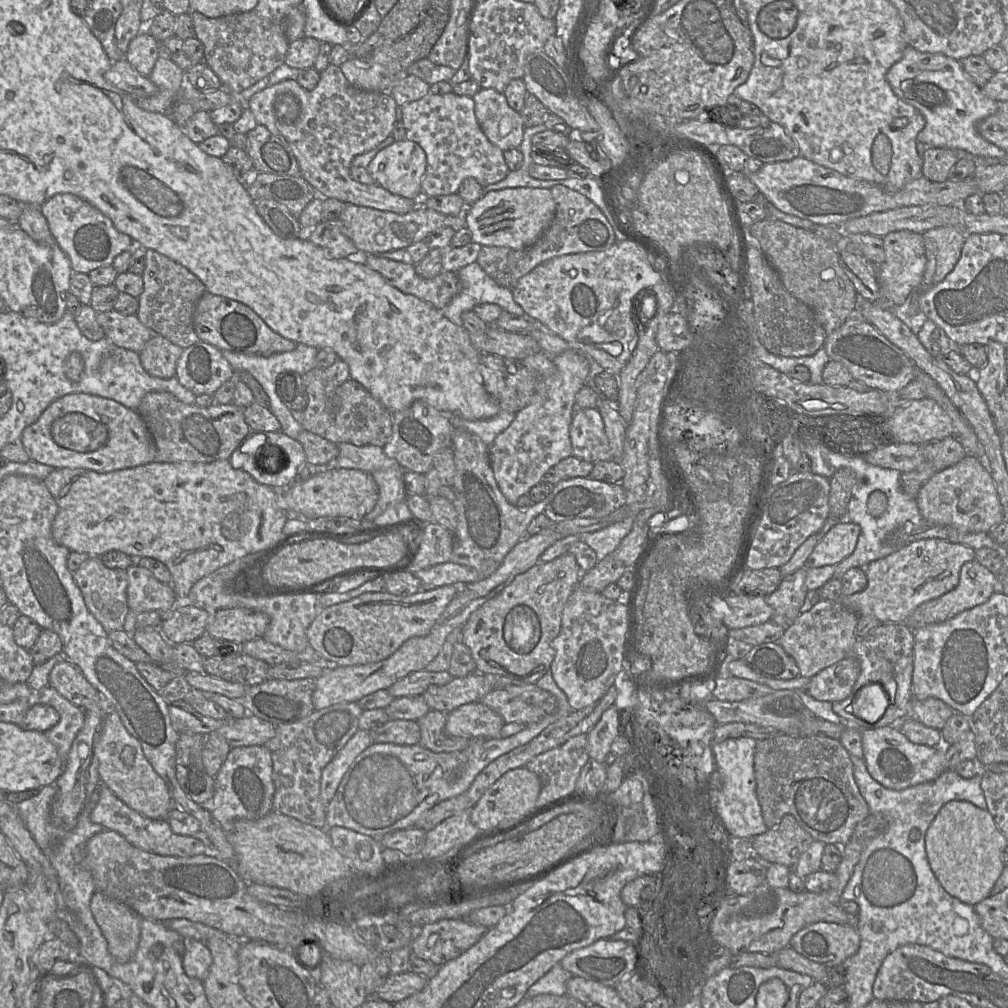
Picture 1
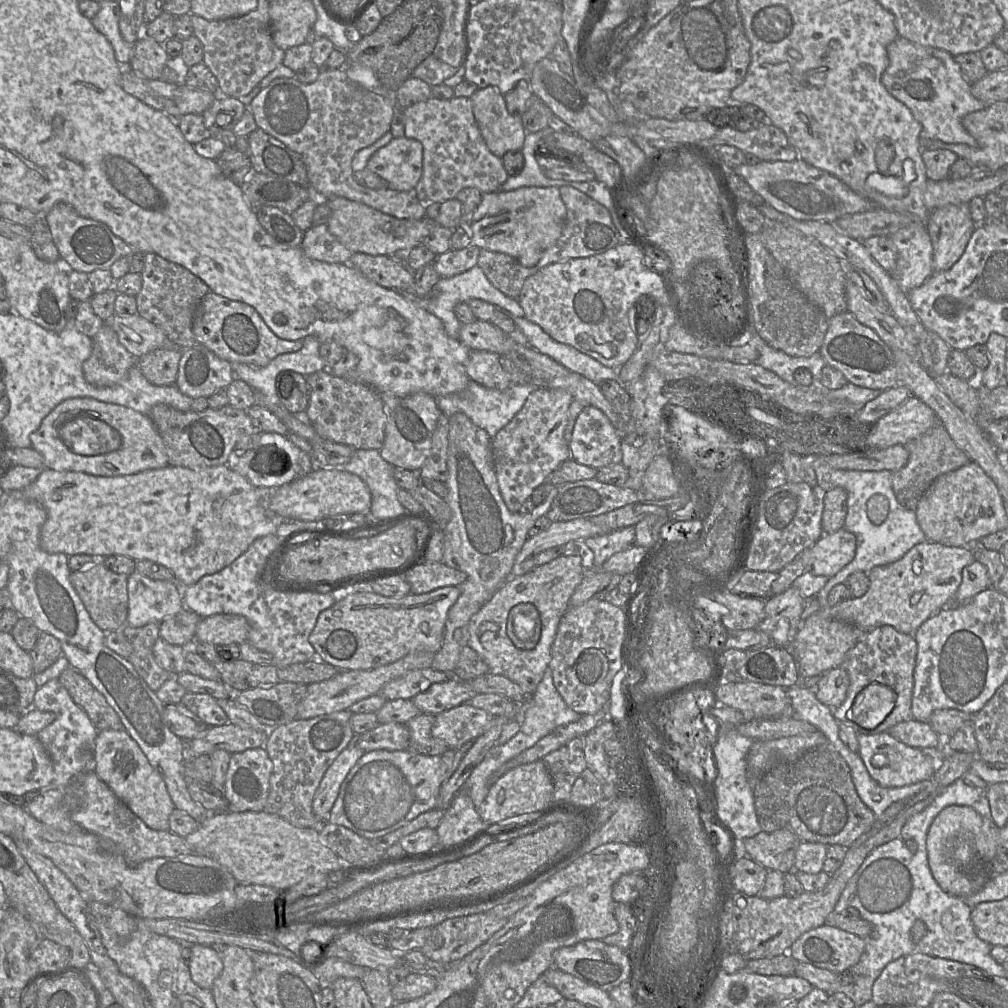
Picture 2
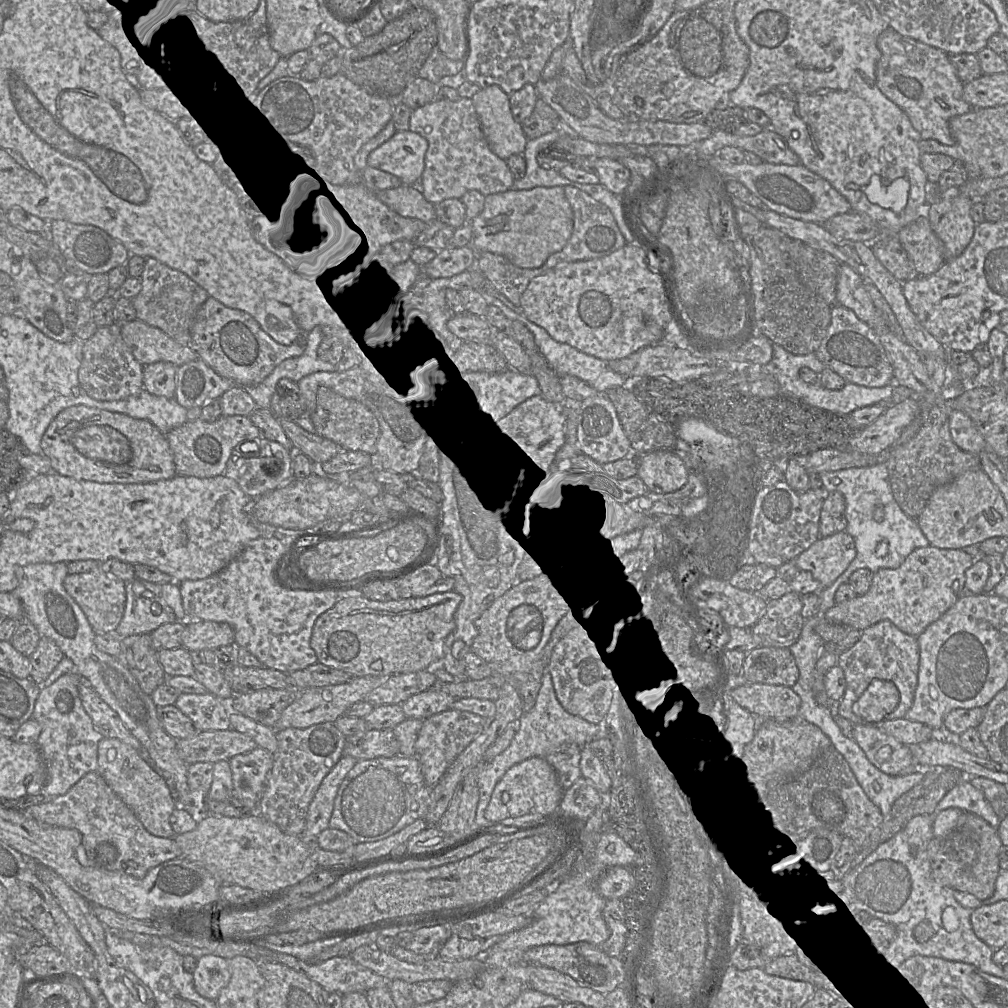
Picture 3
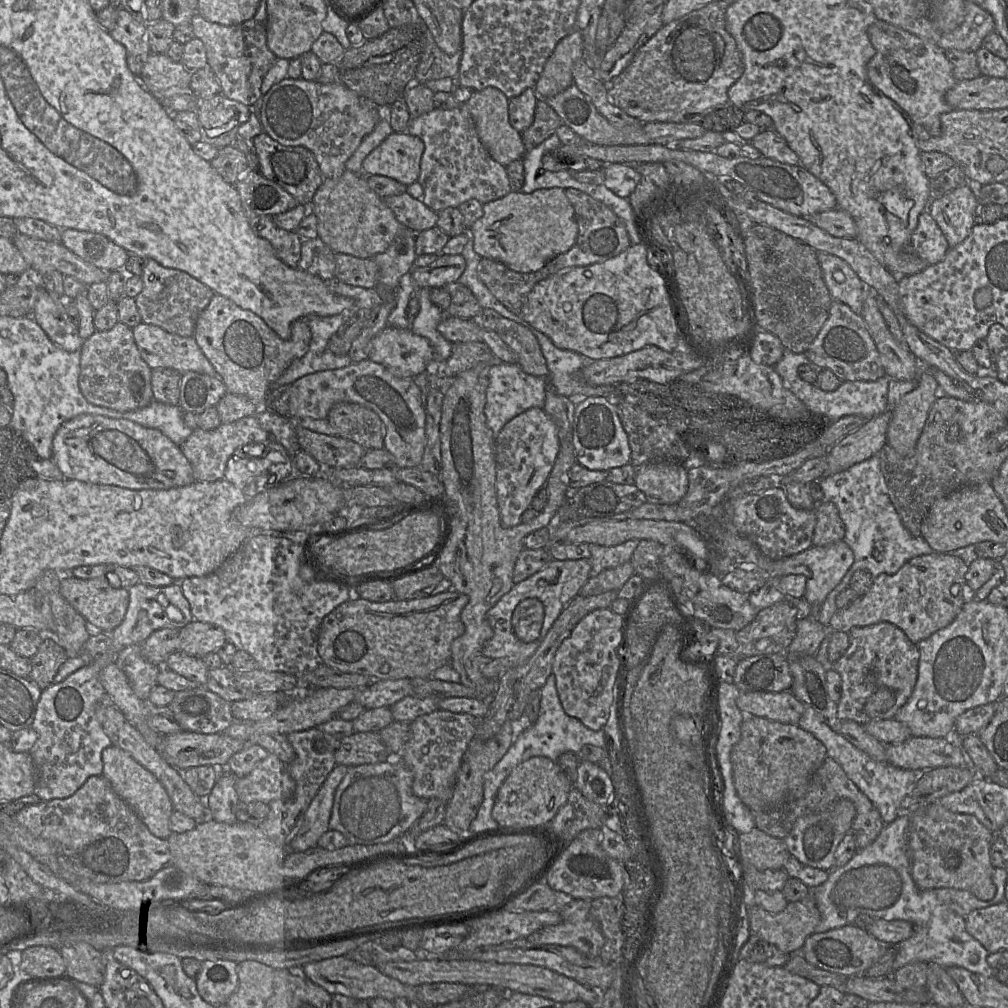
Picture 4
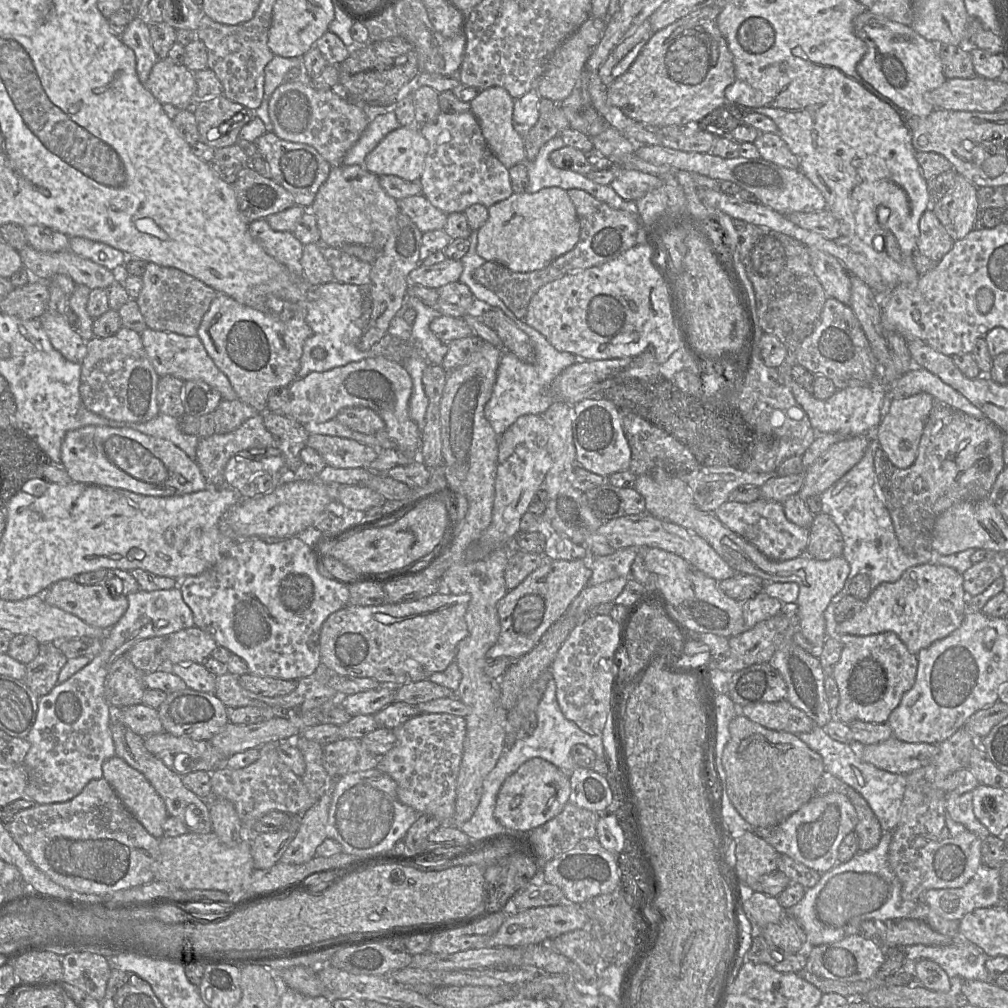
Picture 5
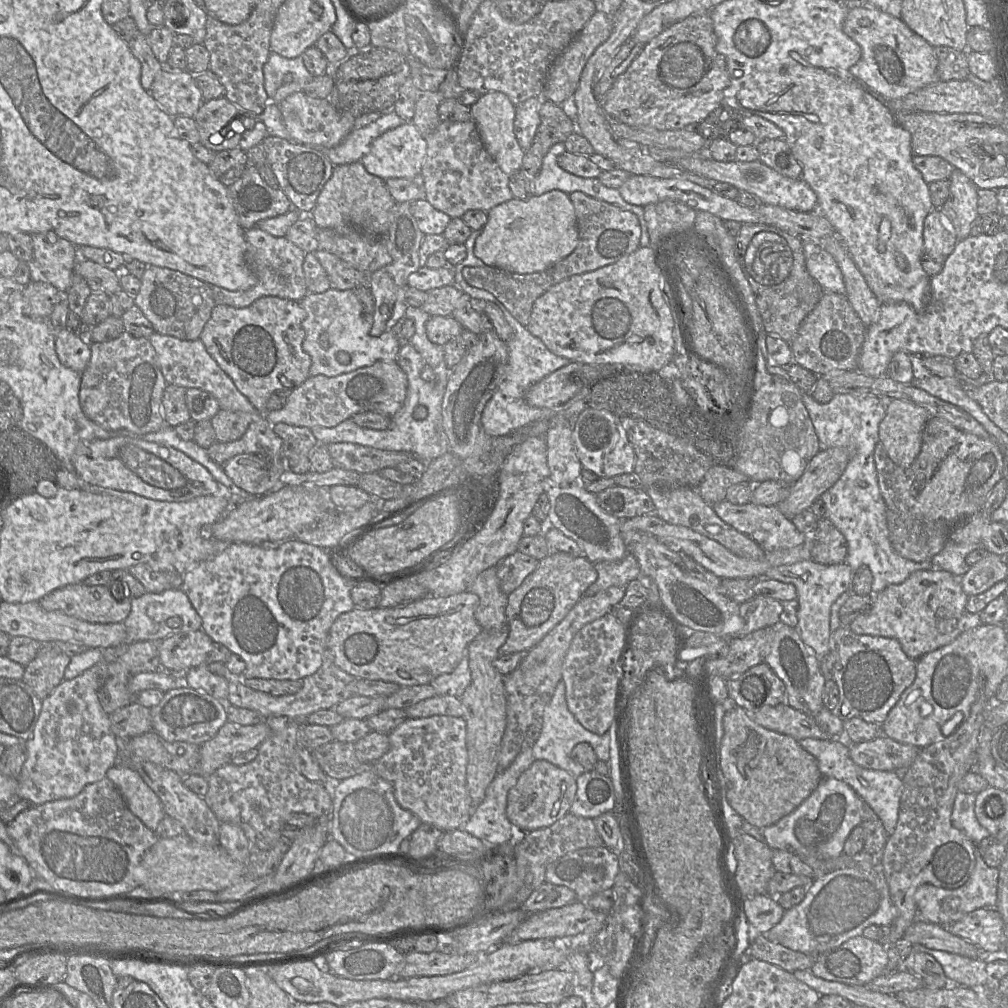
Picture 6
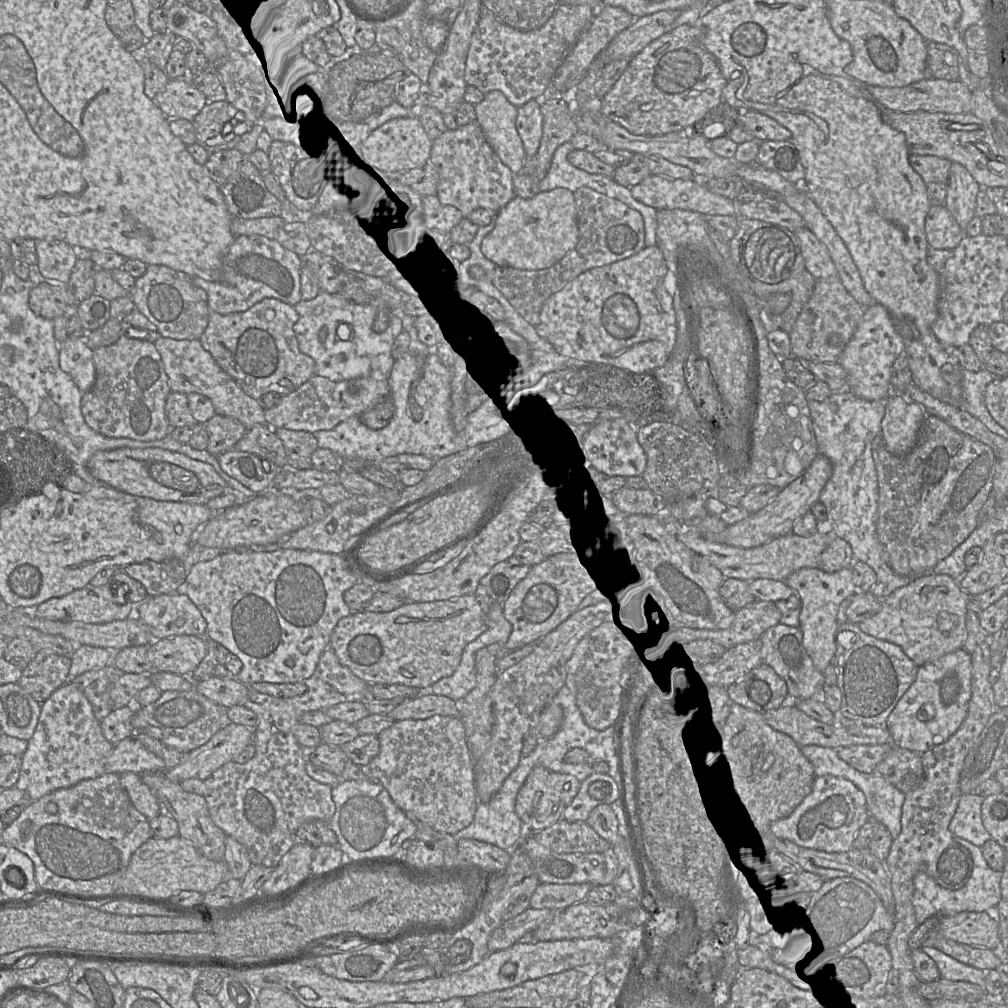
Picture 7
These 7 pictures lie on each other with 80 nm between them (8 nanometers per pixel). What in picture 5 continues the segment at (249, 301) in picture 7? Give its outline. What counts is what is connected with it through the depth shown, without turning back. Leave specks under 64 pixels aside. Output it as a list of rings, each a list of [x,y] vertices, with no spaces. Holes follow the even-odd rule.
[[[262,218],[251,222],[249,231],[270,256],[285,265],[293,274],[303,276],[301,257],[304,245],[292,232],[275,231]]]

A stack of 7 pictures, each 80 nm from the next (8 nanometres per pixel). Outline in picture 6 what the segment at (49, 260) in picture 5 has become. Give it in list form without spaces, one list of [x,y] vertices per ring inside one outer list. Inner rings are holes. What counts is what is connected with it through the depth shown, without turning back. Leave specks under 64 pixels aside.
[[[79,258],[73,273],[82,276],[92,292],[102,292],[111,296],[122,290],[119,271],[111,270],[91,260]]]

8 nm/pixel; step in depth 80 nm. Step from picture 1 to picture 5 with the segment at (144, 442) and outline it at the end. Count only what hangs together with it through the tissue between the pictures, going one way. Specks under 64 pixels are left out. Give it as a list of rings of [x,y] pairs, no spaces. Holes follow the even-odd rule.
[[[89,425],[76,430],[72,430],[67,432],[65,435],[62,445],[61,445],[61,465],[65,468],[67,473],[69,474],[72,482],[81,482],[93,485],[104,485],[115,488],[120,488],[124,490],[128,490],[137,494],[142,494],[146,496],[155,496],[155,497],[173,497],[173,496],[181,496],[189,493],[198,492],[206,489],[207,487],[222,487],[222,486],[209,486],[203,477],[199,466],[196,461],[190,459],[187,454],[173,444],[171,441],[154,437],[151,435],[144,434],[140,431],[134,430],[128,427],[108,427],[108,426],[96,426]]]

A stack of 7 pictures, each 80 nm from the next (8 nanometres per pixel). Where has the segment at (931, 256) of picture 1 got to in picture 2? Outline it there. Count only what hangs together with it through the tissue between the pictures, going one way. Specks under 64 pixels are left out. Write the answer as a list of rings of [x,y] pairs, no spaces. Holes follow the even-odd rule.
[[[968,204],[928,211],[926,227],[933,246],[933,270],[950,269],[962,256],[976,228]]]

